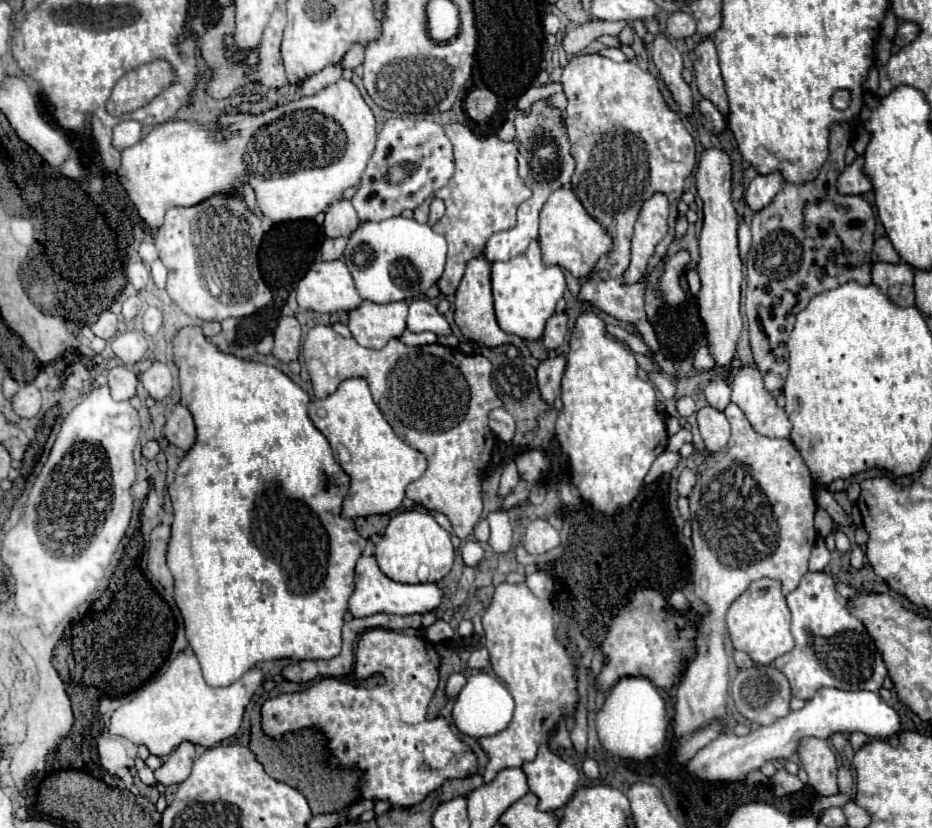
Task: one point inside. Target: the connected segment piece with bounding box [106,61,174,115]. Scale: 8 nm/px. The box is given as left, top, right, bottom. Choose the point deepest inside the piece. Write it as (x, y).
(135, 89)

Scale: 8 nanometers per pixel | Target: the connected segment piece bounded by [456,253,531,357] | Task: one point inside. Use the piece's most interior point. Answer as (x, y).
(474, 311)

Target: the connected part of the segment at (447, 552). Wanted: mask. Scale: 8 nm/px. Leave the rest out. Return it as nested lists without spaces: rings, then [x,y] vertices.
[[[424,511],[392,515],[382,539],[376,543],[374,555],[382,573],[398,583],[438,583],[454,565],[454,545],[448,531]]]

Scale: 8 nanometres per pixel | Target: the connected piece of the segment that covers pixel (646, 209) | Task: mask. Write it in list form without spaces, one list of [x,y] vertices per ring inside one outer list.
[[[654,193],[640,207],[640,215],[634,223],[632,247],[630,247],[630,267],[624,273],[628,285],[640,281],[646,275],[648,261],[654,255],[654,247],[664,239],[668,231],[668,199],[664,193]]]

